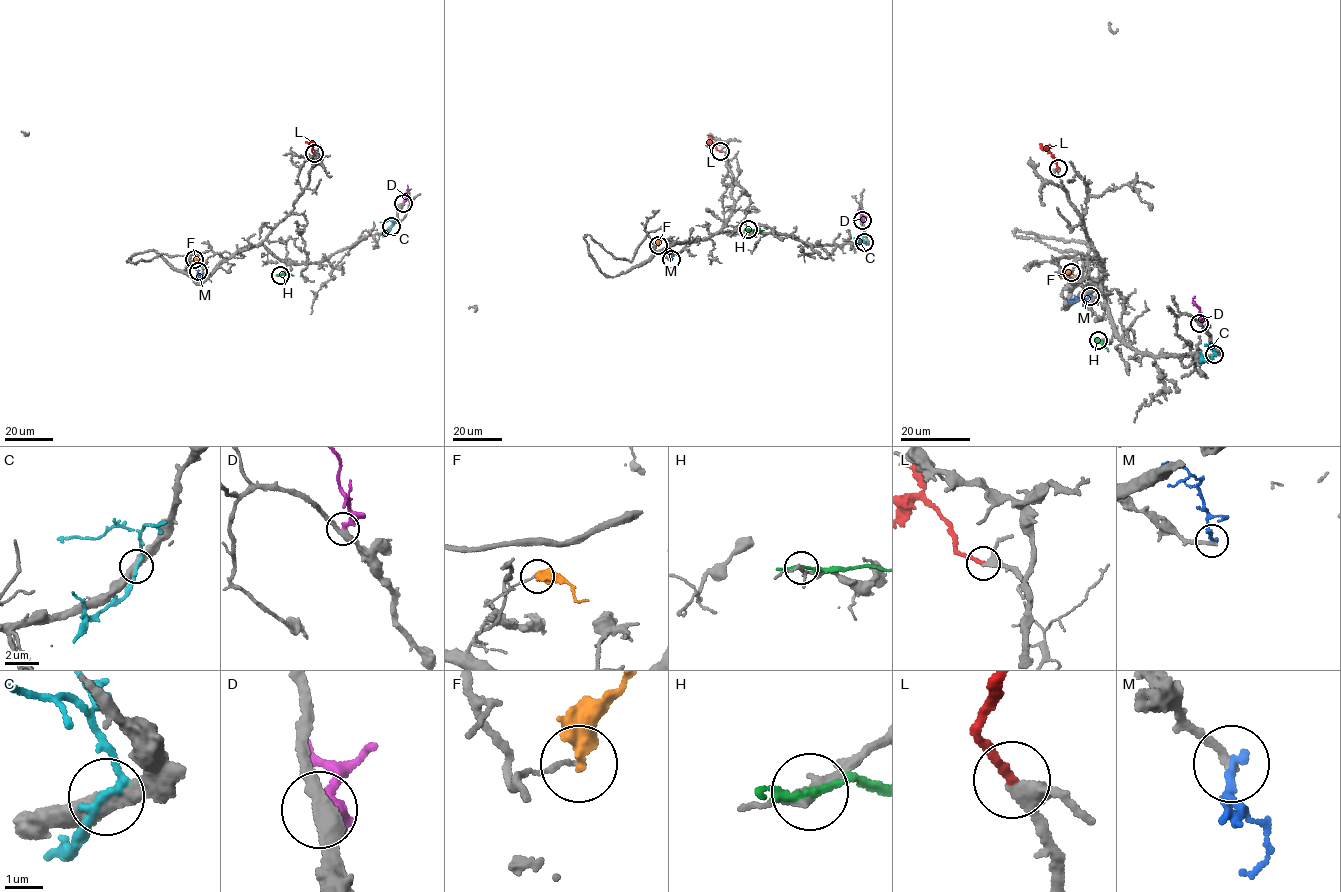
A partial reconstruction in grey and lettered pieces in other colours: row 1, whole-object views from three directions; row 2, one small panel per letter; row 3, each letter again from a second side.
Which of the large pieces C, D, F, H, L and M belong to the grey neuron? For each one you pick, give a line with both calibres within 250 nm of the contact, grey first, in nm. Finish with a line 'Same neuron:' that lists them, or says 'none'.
L: 360 nm thick on the grey side, 220 nm on the other
Same neuron: L

